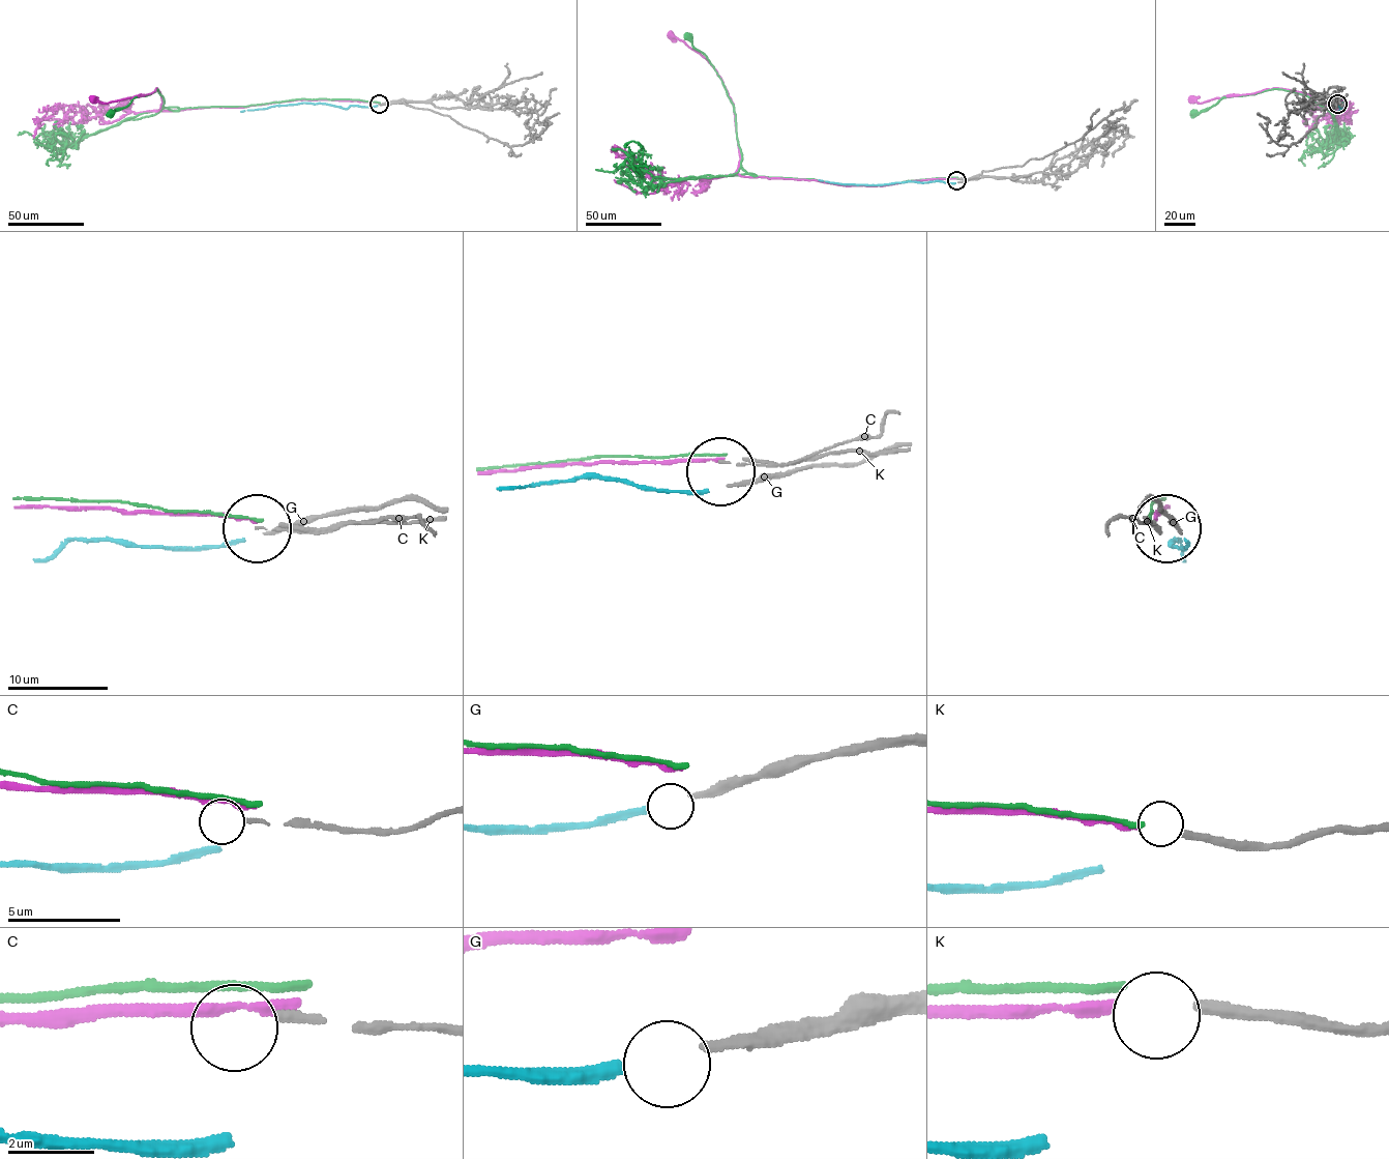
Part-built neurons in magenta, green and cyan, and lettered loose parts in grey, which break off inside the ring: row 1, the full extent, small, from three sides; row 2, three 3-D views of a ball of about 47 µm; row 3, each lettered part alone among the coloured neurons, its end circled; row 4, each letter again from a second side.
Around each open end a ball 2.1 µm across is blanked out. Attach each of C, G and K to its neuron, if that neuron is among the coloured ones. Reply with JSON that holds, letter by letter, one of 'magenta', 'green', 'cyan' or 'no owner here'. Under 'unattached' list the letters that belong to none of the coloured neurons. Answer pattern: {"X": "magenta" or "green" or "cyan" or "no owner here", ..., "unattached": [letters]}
{"C": "no owner here", "G": "cyan", "K": "magenta", "unattached": ["C"]}

